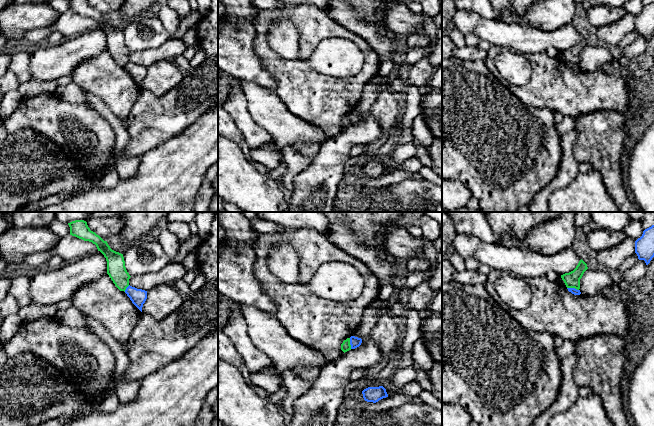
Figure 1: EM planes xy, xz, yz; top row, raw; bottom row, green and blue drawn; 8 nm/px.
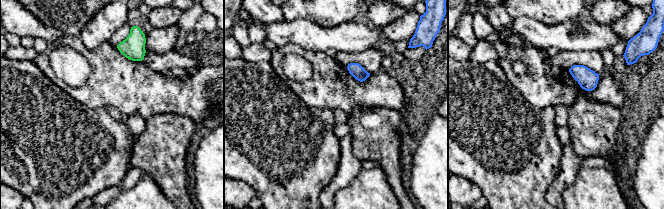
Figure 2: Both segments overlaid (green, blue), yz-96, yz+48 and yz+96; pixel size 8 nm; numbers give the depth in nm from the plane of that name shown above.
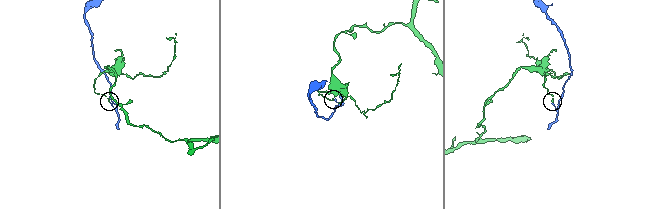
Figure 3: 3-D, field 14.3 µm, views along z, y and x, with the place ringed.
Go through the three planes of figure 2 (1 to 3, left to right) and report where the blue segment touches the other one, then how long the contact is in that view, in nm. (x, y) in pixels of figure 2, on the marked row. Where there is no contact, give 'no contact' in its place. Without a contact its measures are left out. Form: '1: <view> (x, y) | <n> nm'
1: no contact
2: no contact
3: no contact

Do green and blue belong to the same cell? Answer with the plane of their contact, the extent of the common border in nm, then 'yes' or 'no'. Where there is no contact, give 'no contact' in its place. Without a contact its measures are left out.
contact in yz; length 100 nm; no

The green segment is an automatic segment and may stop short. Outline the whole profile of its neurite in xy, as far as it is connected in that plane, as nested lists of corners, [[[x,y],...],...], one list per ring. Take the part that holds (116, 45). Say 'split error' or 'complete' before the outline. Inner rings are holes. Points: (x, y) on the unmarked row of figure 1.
complete | [[[68,0],[70,11],[84,17],[92,18],[96,21],[107,37],[107,50],[120,66],[124,67],[129,62],[130,51],[126,46],[123,30],[110,24],[107,17],[104,17],[99,11],[91,7],[87,0]]]

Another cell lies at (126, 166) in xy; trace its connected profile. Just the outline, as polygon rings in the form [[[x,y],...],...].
[[[85,92],[85,96],[90,106],[98,111],[111,125],[116,136],[114,155],[117,157],[117,163],[114,168],[117,170],[120,181],[126,181],[133,178],[136,174],[140,158],[126,154],[126,146],[129,141],[129,132],[123,125],[122,119],[116,117],[105,103],[95,95]]]

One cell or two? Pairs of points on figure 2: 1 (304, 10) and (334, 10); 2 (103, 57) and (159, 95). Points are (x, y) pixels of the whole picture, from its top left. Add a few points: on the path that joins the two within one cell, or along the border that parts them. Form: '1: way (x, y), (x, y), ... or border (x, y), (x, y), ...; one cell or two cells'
1: way (311, 10), (327, 10); one cell
2: way (117, 71), (137, 90), (145, 93); one cell

